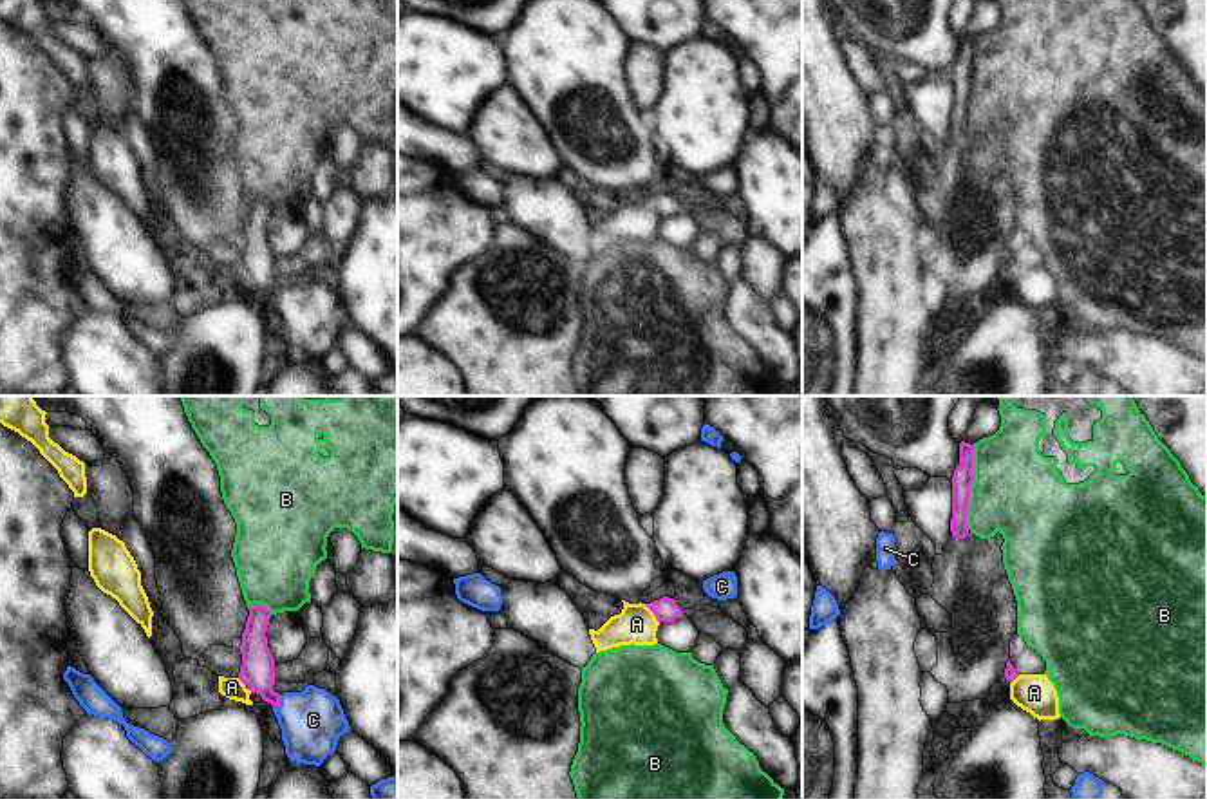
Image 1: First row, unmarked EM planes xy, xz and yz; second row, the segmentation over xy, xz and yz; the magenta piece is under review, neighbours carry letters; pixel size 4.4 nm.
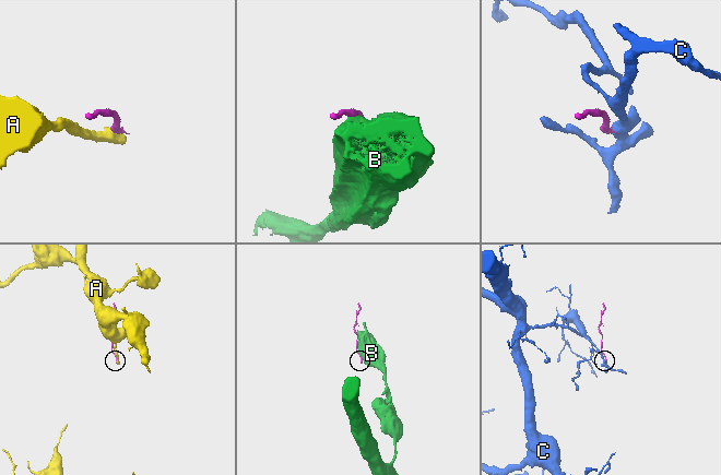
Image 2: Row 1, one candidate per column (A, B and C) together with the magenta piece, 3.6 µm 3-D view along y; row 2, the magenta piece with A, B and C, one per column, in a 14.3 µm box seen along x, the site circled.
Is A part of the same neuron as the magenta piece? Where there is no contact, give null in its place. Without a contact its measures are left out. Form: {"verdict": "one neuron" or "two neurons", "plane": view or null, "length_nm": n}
{"verdict": "two neurons", "plane": "xz", "length_nm": 110}

